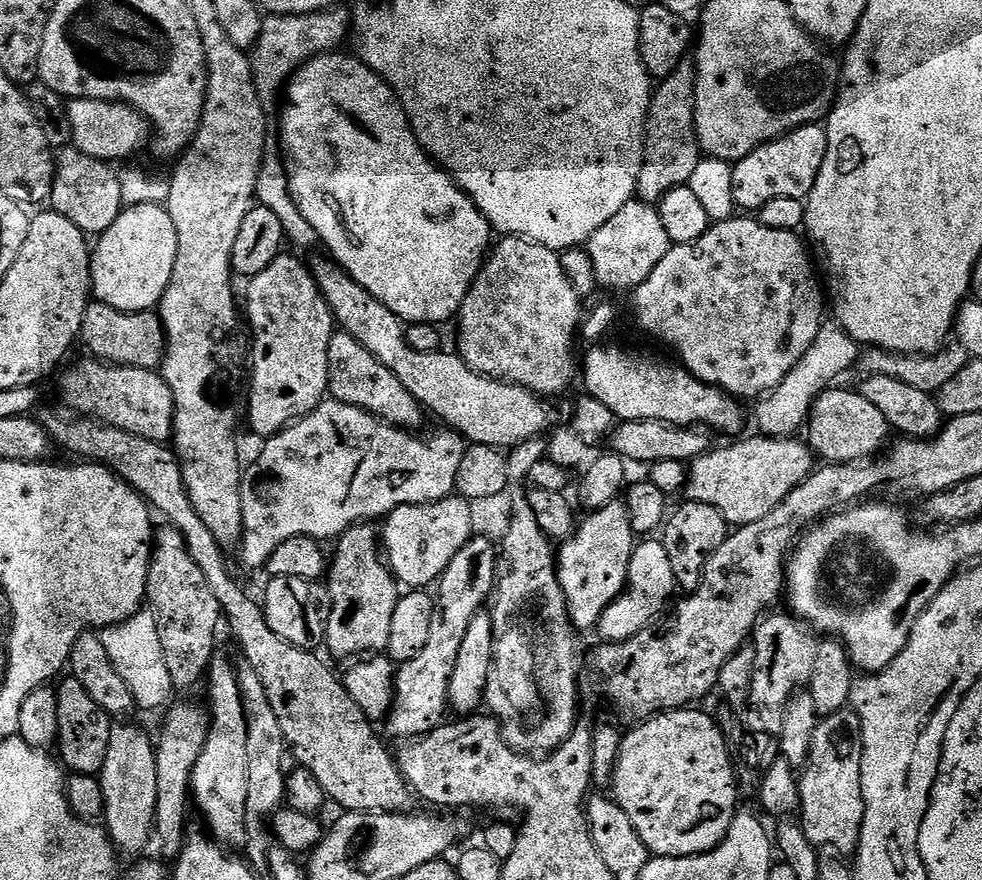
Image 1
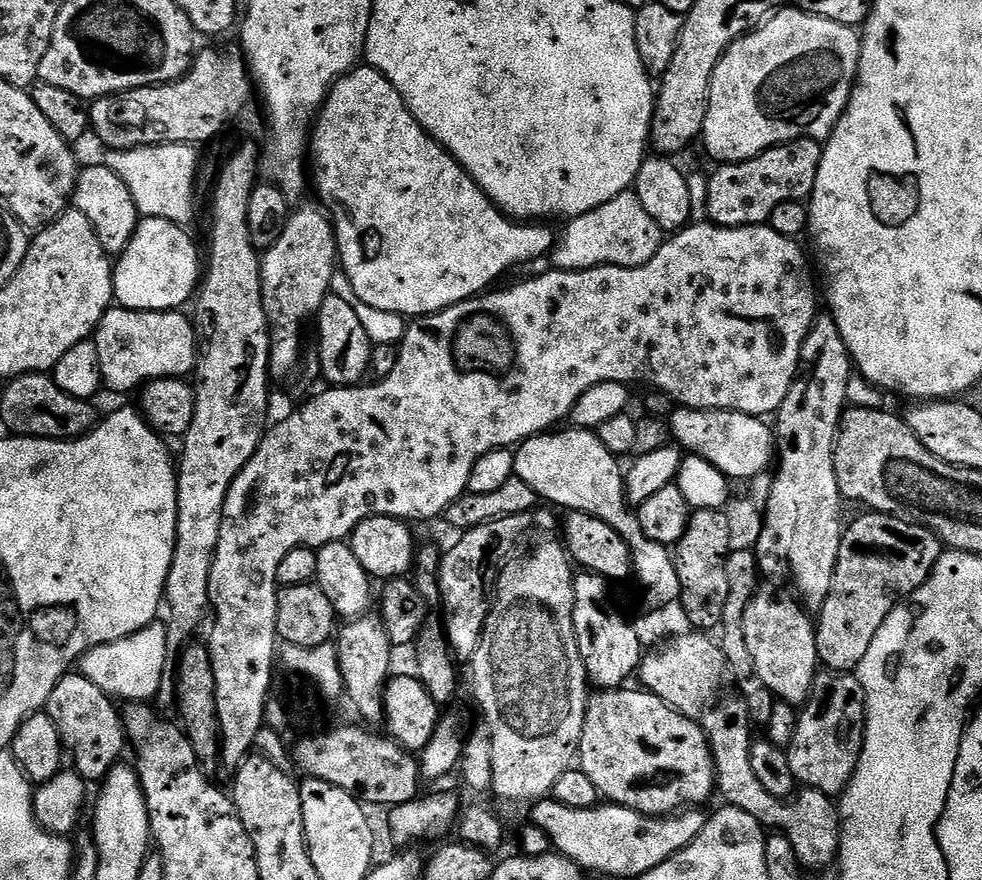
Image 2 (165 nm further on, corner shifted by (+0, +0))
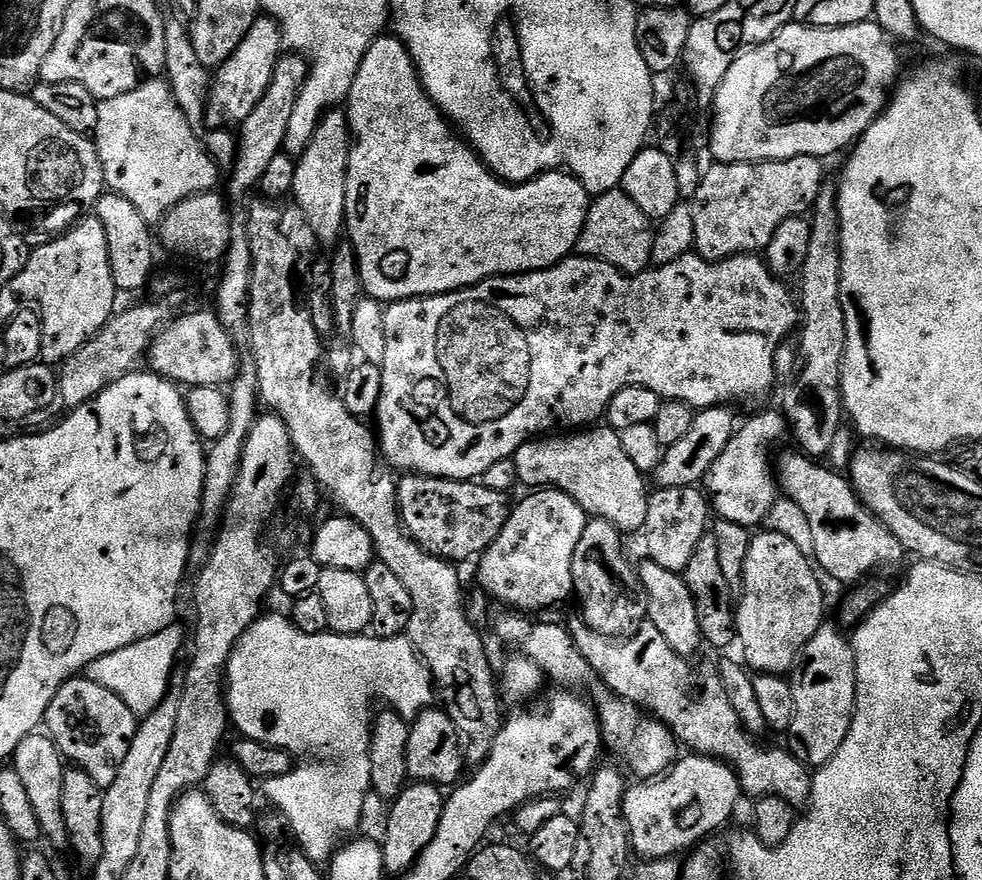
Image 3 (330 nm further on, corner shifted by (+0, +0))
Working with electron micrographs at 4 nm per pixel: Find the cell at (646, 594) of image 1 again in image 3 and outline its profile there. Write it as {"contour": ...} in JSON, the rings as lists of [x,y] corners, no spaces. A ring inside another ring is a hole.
{"contour":[[[600,427],[540,436],[524,443],[512,457],[517,479],[529,488],[555,487],[570,494],[591,517],[610,521],[621,533],[639,533],[649,513],[647,479],[627,457],[619,433]]]}

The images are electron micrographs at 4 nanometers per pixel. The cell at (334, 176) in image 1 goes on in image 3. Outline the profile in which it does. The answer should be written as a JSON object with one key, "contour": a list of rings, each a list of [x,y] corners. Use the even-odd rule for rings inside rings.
{"contour":[[[394,34],[379,35],[366,50],[358,68],[357,77],[354,78],[353,88],[349,91],[346,99],[346,111],[352,135],[348,177],[346,178],[346,206],[344,207],[346,236],[352,249],[356,251],[363,291],[371,299],[379,302],[391,302],[412,300],[416,296],[441,296],[447,292],[456,292],[460,288],[468,288],[471,284],[480,284],[484,280],[491,280],[494,276],[515,276],[521,272],[541,272],[544,268],[553,268],[560,261],[573,255],[574,249],[580,243],[582,226],[588,217],[590,203],[588,191],[582,186],[580,179],[573,176],[571,172],[563,170],[542,172],[525,184],[510,184],[507,180],[501,180],[499,176],[495,176],[475,151],[457,135],[444,113],[426,94],[424,83],[420,81],[420,74],[416,71],[416,63],[412,61],[412,55],[406,50],[404,42]]]}

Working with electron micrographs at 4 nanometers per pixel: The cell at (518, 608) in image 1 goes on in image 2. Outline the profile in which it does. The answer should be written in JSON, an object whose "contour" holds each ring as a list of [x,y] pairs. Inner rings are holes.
{"contour":[[[544,542],[530,552],[507,559],[499,569],[479,648],[472,656],[472,690],[491,742],[493,795],[506,802],[535,803],[545,799],[558,778],[573,767],[585,725],[589,693],[585,664],[574,634],[574,566],[559,542]]]}

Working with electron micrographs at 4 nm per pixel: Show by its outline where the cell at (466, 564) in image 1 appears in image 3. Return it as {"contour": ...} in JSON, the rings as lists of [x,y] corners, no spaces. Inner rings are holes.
{"contour":[[[541,487],[533,491],[520,505],[513,507],[508,513],[508,521],[498,539],[492,543],[479,557],[480,569],[476,572],[479,591],[500,604],[509,604],[509,609],[520,614],[536,614],[539,608],[548,608],[559,600],[573,595],[572,567],[574,566],[574,550],[578,542],[582,542],[582,534],[586,530],[590,516],[566,492],[555,487]]]}

